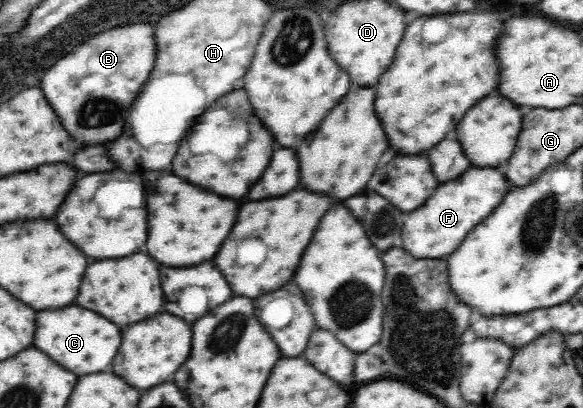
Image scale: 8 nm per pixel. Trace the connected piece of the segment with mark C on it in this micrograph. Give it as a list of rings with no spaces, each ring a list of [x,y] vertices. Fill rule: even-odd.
[[[65,307],[55,311],[37,313],[35,323],[35,339],[33,347],[49,355],[53,361],[63,365],[67,371],[75,375],[91,375],[91,373],[111,373],[111,361],[119,347],[121,331],[117,325],[109,323],[101,315],[93,311],[85,311],[81,307]]]

